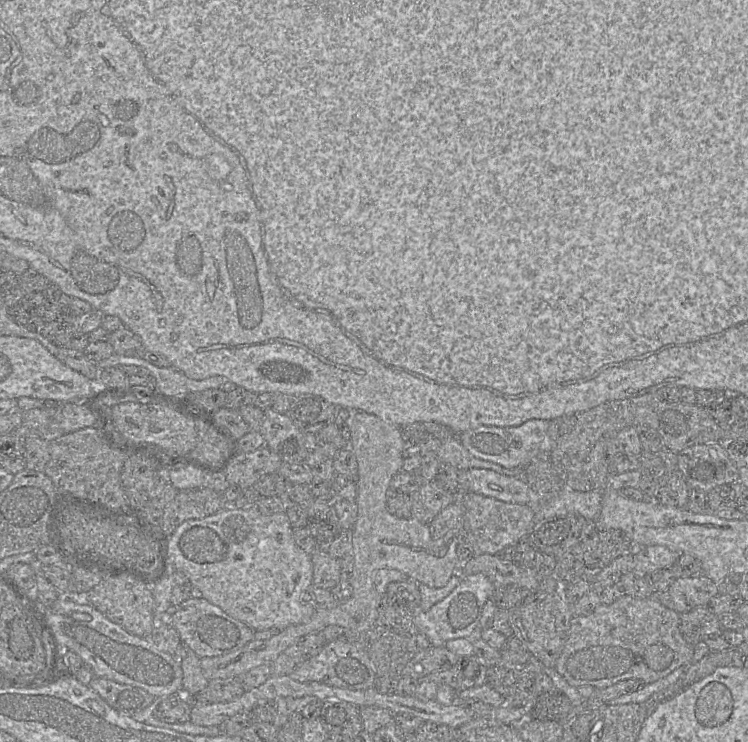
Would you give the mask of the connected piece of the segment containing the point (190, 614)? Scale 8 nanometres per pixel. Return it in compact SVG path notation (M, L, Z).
M191 597L177 607L172 606L171 613L172 626L179 633L182 643L199 658L224 655L254 640L255 631L252 628L229 616L205 598Z

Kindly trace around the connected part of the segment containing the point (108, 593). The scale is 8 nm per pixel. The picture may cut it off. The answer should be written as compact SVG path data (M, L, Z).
M130 574L107 576L89 592L90 605L127 632L149 638L155 626L154 597L150 585Z

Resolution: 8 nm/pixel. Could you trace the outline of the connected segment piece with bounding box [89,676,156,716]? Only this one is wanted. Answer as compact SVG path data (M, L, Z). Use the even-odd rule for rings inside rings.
M98 676L93 677L89 687L97 692L109 706L128 716L145 709L156 698L142 688Z

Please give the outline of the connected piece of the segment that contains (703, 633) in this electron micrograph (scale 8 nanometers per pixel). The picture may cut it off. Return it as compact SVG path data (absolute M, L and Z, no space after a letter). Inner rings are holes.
M708 606L695 608L680 615L680 632L692 646L708 635L719 635L723 628L717 616Z

